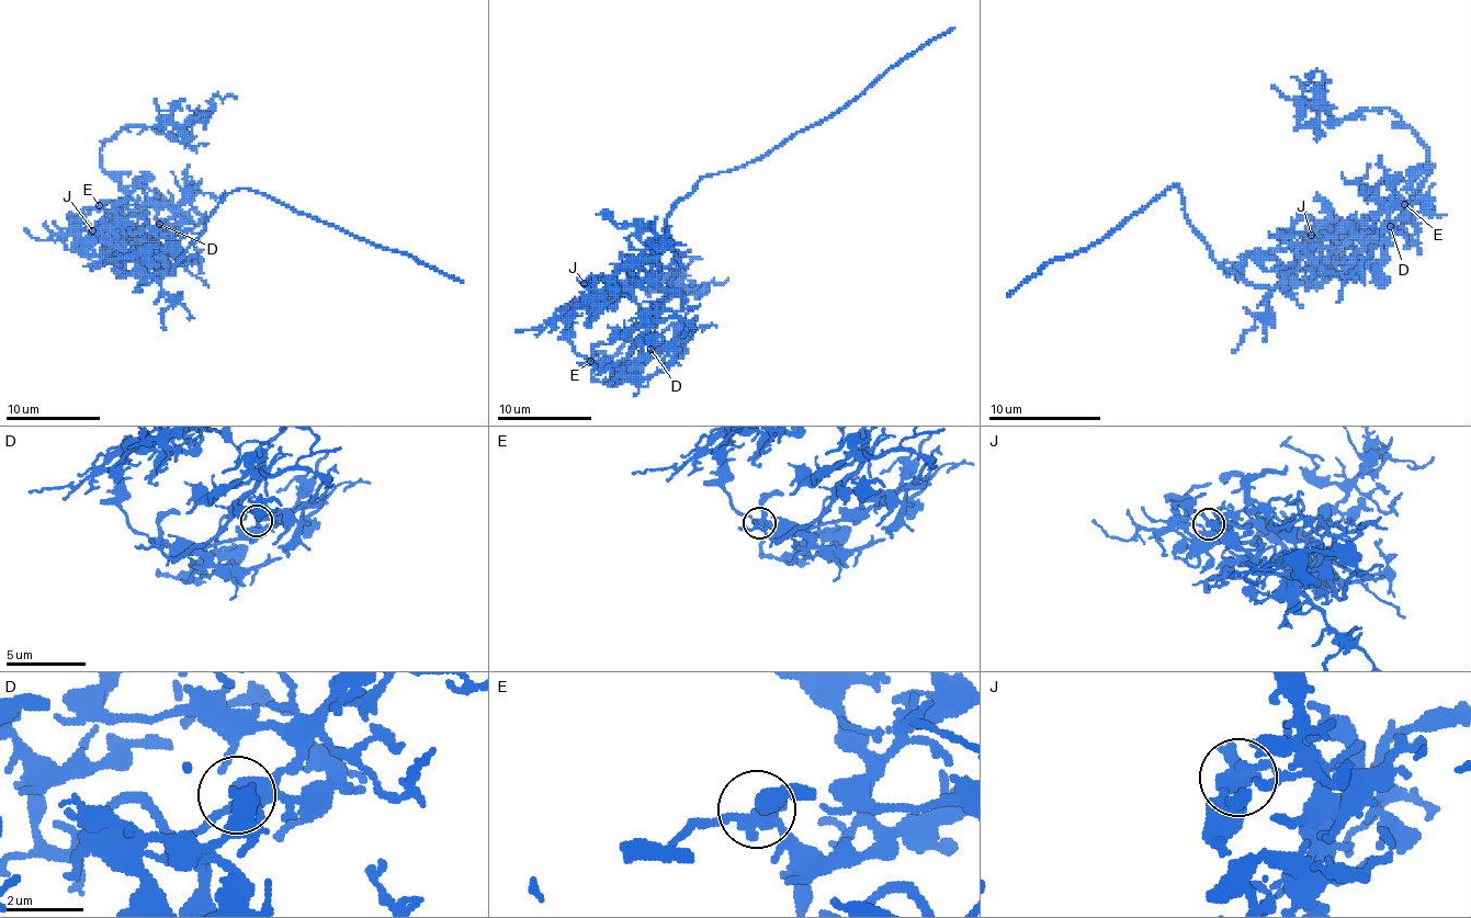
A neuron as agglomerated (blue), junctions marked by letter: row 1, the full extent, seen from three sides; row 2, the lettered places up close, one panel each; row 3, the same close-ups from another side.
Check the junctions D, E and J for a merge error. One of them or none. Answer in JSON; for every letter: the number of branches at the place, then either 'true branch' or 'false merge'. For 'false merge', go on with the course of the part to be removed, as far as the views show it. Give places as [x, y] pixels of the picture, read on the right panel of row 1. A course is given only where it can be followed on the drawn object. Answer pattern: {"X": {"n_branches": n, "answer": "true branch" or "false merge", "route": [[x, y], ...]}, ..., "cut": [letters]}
{"D": {"n_branches": 3, "answer": "true branch"}, "E": {"n_branches": 3, "answer": "false merge", "route": [[1404, 203], [1365, 215], [1322, 271], [1297, 268], [1271, 287], [1221, 265], [1176, 184], [1007, 296]]}, "J": {"n_branches": 3, "answer": "true branch"}, "cut": ["E"]}

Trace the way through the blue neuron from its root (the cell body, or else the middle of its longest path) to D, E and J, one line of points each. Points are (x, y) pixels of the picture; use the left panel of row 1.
D: (145, 261), (151, 259), (159, 247), (192, 263), (173, 263), (147, 236), (159, 224)
E: (145, 261), (106, 261), (81, 236), (76, 216), (100, 205)
J: (145, 261), (126, 261), (92, 230)

